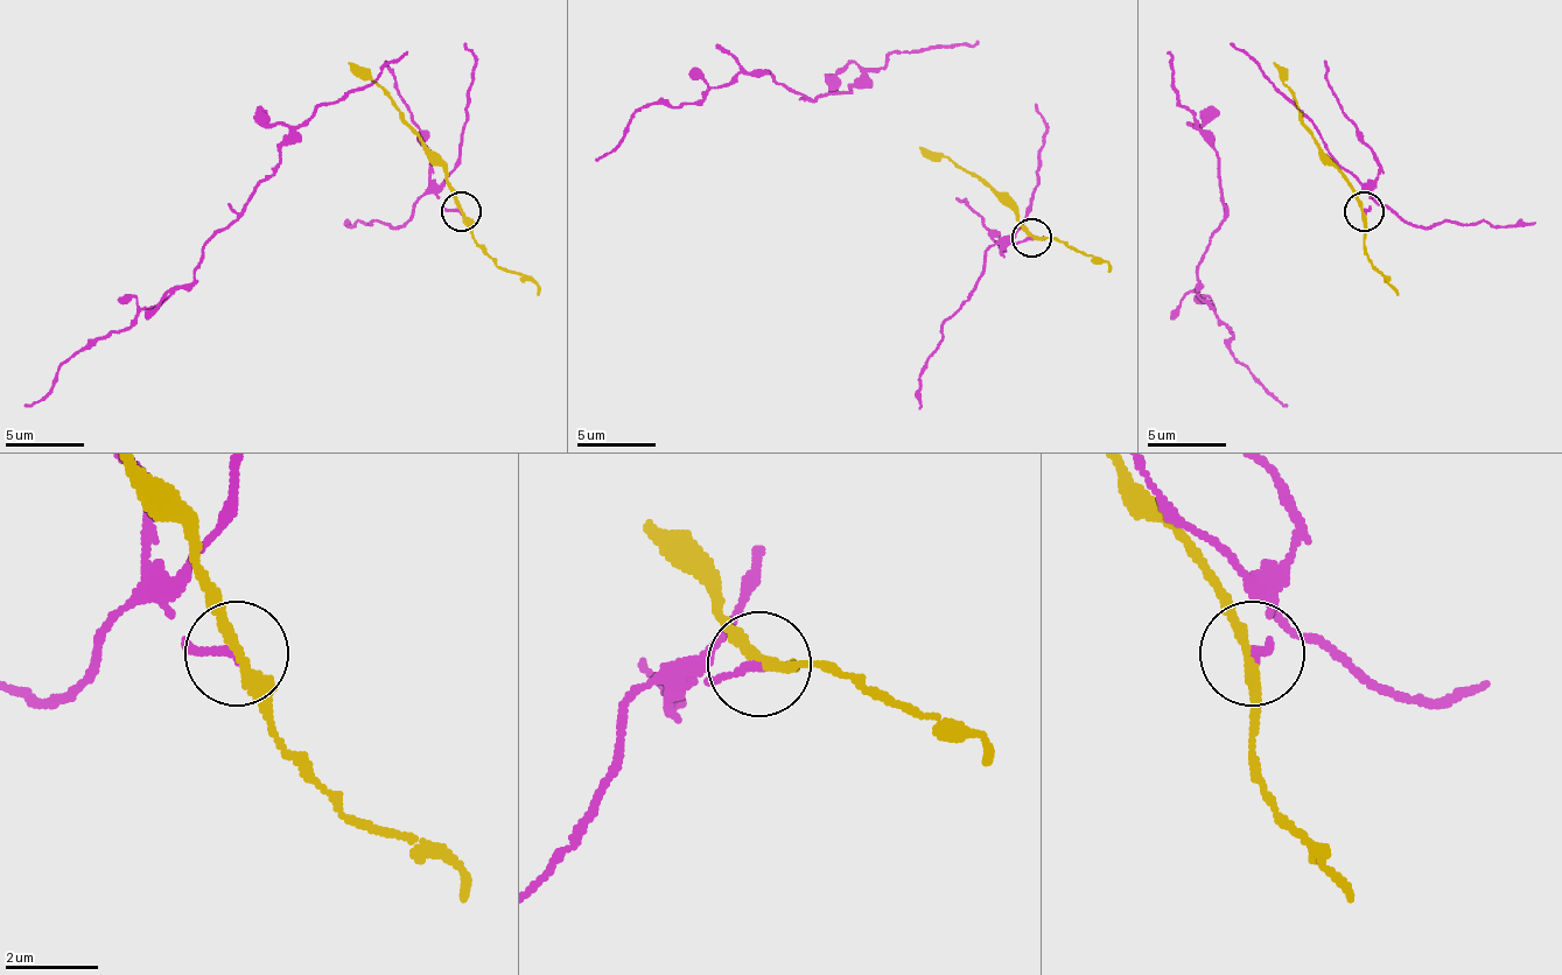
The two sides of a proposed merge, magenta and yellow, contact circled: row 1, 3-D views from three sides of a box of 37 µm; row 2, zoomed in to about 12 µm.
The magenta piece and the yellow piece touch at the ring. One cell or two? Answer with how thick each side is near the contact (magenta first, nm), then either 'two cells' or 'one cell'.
calibres 180 and 240 nm; two cells

